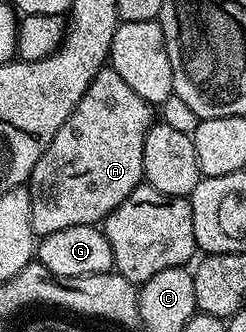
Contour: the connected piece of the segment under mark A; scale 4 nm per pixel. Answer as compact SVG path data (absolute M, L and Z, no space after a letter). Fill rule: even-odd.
M106 66L97 72L83 98L79 98L79 106L75 106L67 122L59 126L55 138L51 138L47 150L43 150L39 162L35 162L35 170L29 175L27 187L31 194L33 235L40 238L55 234L55 230L67 230L67 226L97 224L110 216L143 182L143 142L154 120L151 105L139 98L112 67Z

